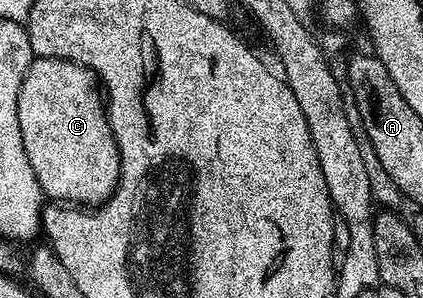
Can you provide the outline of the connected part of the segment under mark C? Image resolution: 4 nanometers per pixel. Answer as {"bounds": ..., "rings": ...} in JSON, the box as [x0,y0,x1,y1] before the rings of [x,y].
{"bounds":[18,57,120,207],"rings":[[[56,57],[33,58],[19,89],[18,123],[30,167],[38,179],[41,192],[49,200],[95,207],[111,197],[120,177],[120,152],[109,126],[107,108],[98,79],[91,70]]]}

